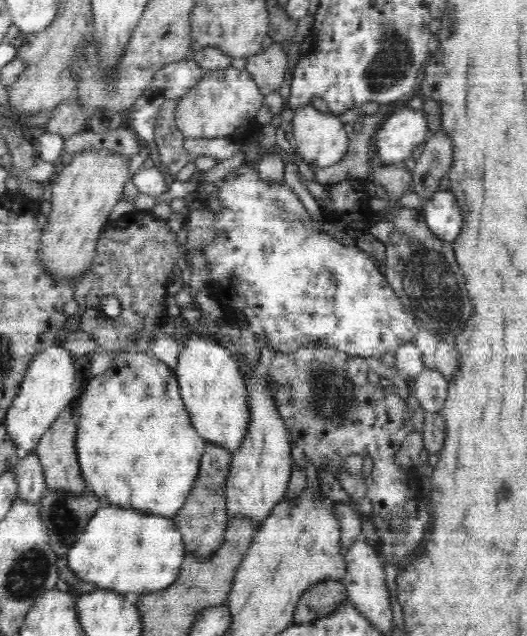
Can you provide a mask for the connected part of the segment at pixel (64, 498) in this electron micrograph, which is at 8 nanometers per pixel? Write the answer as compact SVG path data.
M86 490L82 494L75 492L46 491L43 498L38 502L40 509L40 518L46 525L48 531L49 543L52 552L59 558L66 557L69 548L76 542L76 539L84 532L96 510L101 507L102 500L98 499L92 492Z

